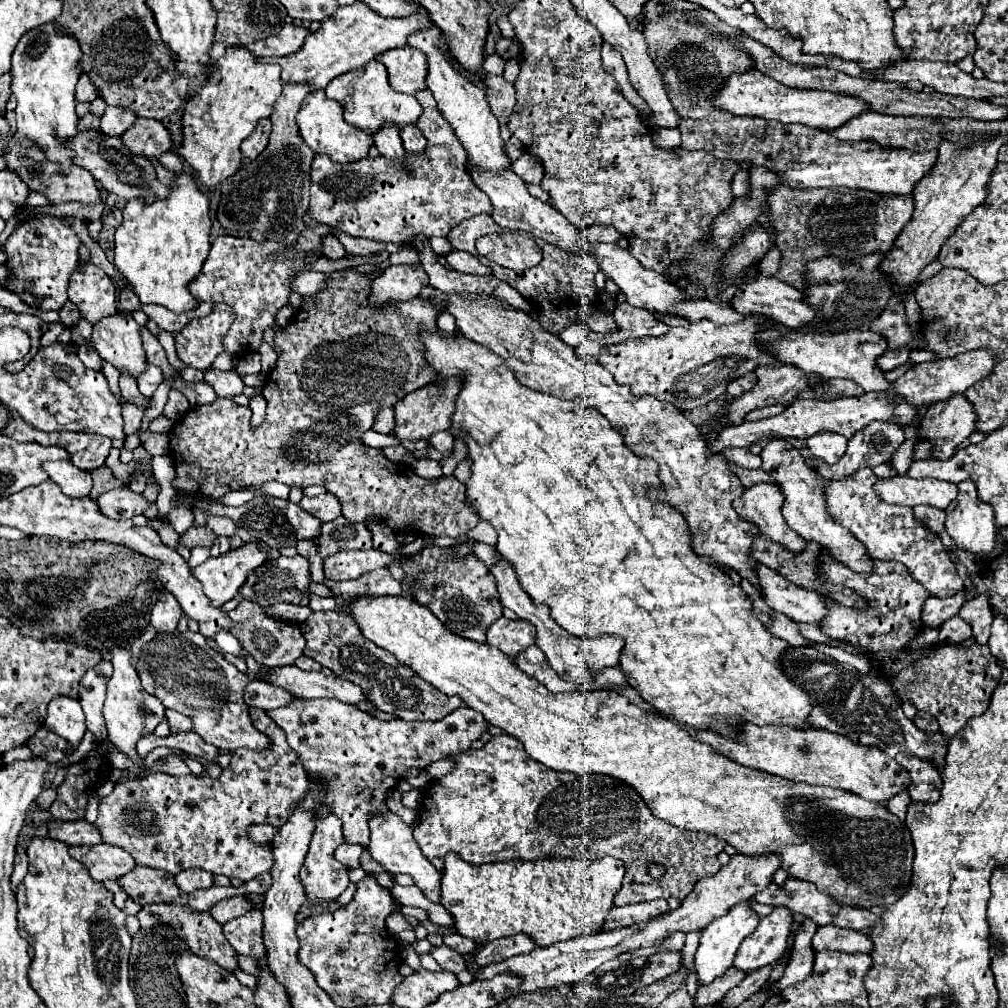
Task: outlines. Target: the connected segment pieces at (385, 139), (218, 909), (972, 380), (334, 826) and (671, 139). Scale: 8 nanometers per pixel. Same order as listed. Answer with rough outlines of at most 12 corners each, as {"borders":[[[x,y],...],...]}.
{"borders":[[[383,125],[373,141],[387,159],[405,155],[399,129]],[[247,895],[219,901],[209,913],[223,925],[255,909]],[[973,349],[919,363],[893,381],[915,407],[991,375],[999,357]],[[317,815],[301,883],[309,899],[337,899],[347,867],[333,851],[341,819]],[[657,129],[655,143],[663,149],[681,145],[677,129]]]}

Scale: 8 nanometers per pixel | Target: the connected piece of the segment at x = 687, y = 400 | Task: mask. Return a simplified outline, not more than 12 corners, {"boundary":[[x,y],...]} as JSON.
{"boundary":[[755,315],[617,345],[585,341],[633,395],[681,411],[775,363]]}

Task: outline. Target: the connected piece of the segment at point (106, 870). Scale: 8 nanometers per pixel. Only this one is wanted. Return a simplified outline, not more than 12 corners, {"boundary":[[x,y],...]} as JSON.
{"boundary":[[107,843],[69,853],[95,881],[117,881],[137,867],[131,853]]}

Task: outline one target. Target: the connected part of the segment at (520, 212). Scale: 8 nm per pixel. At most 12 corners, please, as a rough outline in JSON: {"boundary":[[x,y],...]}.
{"boundary":[[467,171],[493,203],[493,219],[567,253],[583,231],[529,195],[511,171]]}

